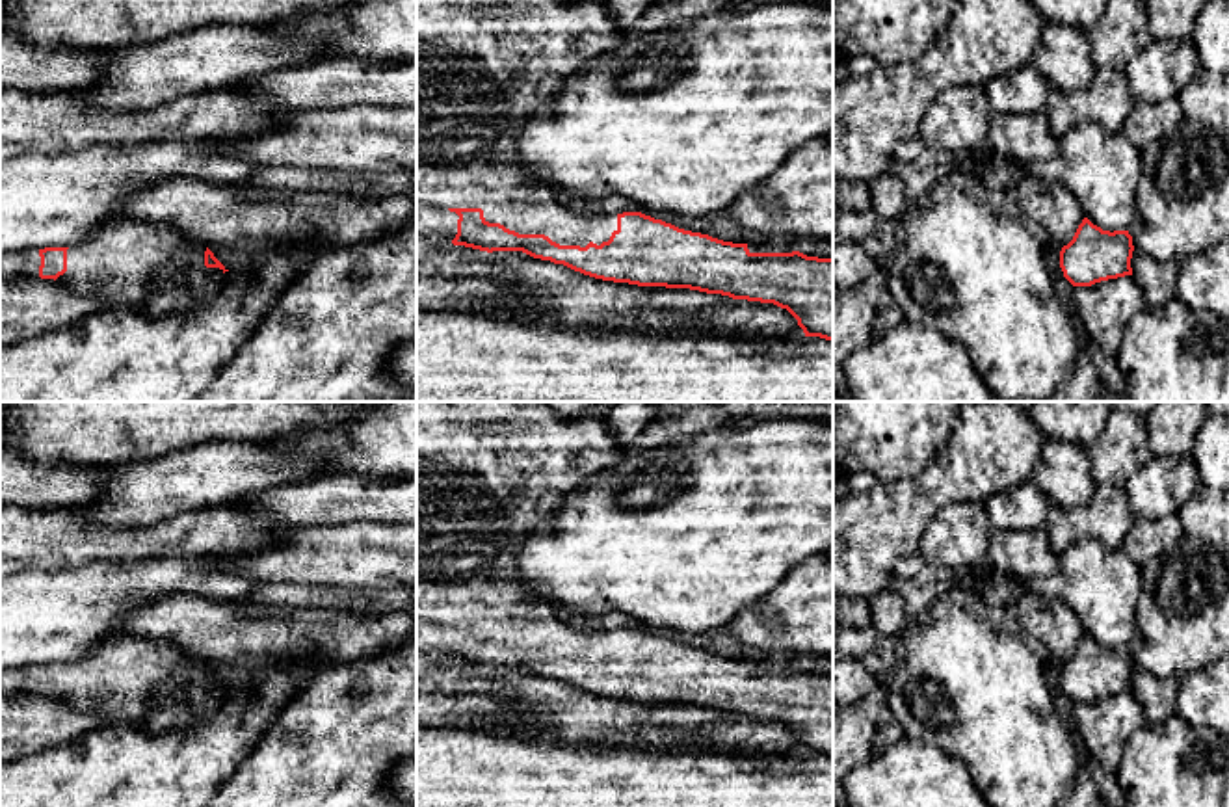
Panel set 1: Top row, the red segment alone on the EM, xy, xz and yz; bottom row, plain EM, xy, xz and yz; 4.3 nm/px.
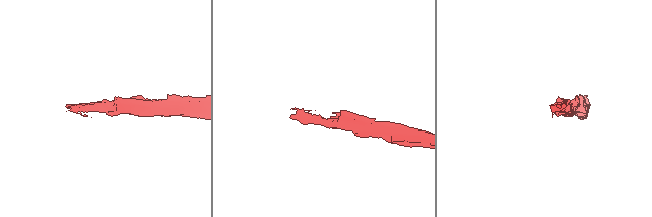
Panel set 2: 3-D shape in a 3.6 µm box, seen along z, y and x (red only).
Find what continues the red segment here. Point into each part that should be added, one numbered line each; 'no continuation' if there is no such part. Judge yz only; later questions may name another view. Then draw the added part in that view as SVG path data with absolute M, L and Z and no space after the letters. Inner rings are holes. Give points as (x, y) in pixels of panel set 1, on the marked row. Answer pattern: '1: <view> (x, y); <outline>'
no continuation

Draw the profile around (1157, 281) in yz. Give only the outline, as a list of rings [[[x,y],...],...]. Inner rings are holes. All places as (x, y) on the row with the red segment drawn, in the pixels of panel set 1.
[[[1140,249],[1132,251],[1132,277],[1142,288],[1145,307],[1160,309],[1177,296],[1177,266],[1160,264]]]

